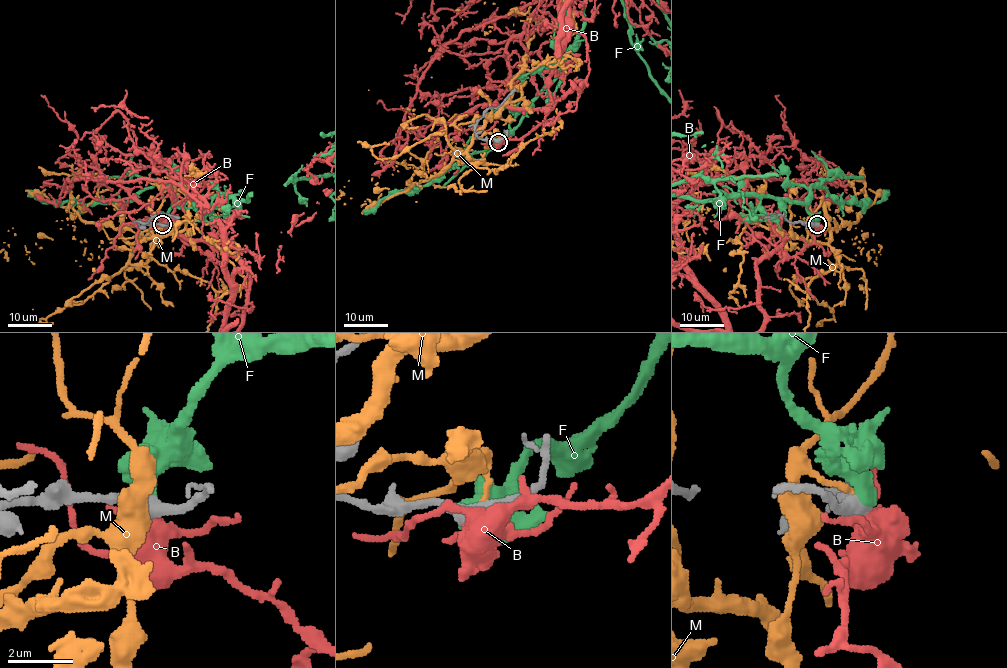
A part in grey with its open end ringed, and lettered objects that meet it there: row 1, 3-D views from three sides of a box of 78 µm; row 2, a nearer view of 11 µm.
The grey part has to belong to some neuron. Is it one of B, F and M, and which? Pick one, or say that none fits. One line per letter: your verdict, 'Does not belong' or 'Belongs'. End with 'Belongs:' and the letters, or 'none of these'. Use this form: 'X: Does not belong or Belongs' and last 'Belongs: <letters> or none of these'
B: Does not belong
F: Does not belong
M: Does not belong
Belongs: none of these

